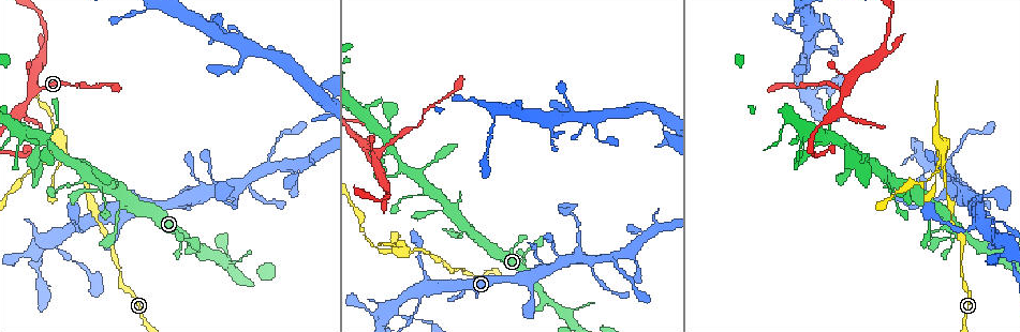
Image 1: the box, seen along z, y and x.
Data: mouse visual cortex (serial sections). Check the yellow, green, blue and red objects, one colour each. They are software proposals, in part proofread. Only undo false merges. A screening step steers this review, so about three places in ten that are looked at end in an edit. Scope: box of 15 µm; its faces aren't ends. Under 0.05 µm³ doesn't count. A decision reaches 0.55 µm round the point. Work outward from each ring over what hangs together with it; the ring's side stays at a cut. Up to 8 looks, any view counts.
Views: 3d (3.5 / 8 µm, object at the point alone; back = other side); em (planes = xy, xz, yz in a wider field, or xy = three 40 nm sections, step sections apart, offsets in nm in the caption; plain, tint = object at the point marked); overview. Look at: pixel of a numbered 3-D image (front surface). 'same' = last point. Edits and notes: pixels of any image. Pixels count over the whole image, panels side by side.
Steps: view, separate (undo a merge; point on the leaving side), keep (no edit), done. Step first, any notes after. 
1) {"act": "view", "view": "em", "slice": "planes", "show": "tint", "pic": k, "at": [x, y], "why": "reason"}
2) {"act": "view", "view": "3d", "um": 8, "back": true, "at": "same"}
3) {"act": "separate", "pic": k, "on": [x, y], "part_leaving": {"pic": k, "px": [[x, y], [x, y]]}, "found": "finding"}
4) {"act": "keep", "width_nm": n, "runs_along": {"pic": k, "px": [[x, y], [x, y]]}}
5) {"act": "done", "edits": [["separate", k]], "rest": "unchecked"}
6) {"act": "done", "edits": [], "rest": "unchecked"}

{"act": "view", "view": "3d", "um": 3.5, "back": true, "pic": 1, "at": [233, 192], "why": "thin arm on a thick one"}

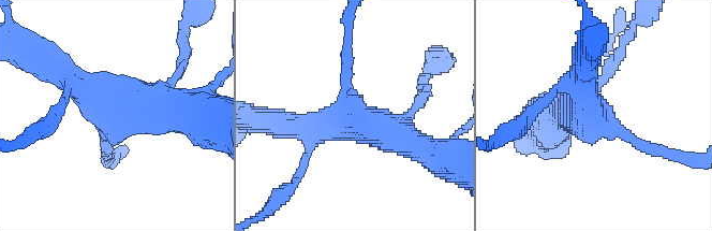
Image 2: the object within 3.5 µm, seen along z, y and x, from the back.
{"act": "view", "view": "em", "slice": "xy", "step": 5, "show": "tint", "pic": 2, "at": [109, 121], "arms": 4, "arm_widths_nm": [200, 200, 400, 450], "why": "need the tissue"}

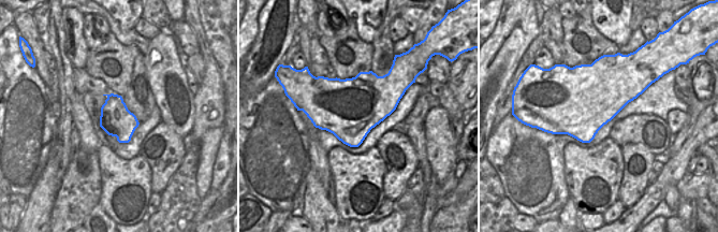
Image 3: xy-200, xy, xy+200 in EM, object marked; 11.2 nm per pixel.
{"act": "keep", "found": "continuous, no second cell"}

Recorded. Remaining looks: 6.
{"act": "view", "view": "3d", "um": 3.5, "pic": 1, "at": [34, 92]}

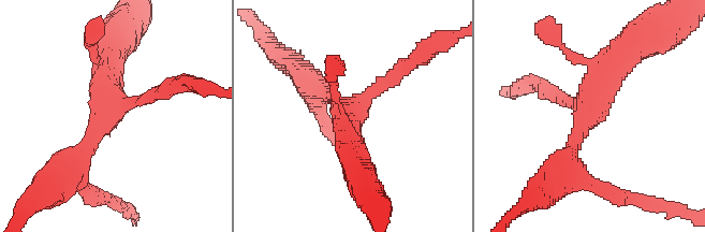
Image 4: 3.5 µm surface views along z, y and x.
{"act": "view", "view": "em", "slice": "xy", "step": 3, "show": "tint", "pic": 4, "at": [116, 108]}

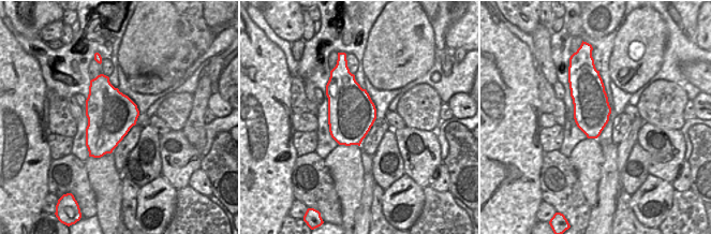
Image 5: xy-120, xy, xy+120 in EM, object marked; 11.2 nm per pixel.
{"act": "view", "view": "em", "slice": "xy", "step": 5, "show": "tint", "at": "same", "why": "cut it another way"}

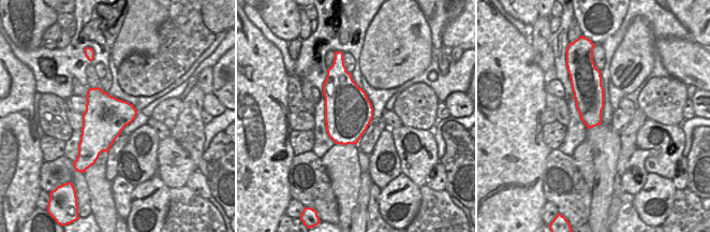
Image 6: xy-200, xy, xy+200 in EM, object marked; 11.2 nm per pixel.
{"act": "keep", "width_nm": 550, "runs_along": {"pic": 4, "px": [[408, 64], [349, 117], [352, 149]]}, "found": "one cell here"}

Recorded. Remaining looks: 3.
{"act": "view", "view": "3d", "um": 3.5, "pic": 1, "at": [59, 146], "why": "abrupt turn"}

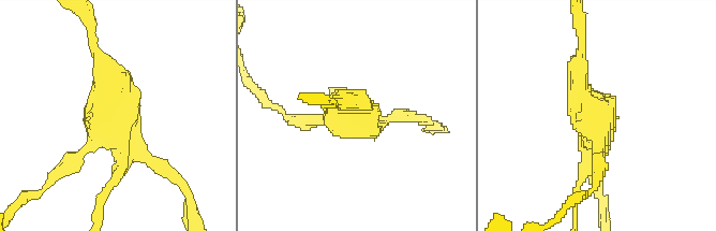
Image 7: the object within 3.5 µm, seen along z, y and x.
{"act": "view", "view": "em", "slice": "xy", "step": 3, "show": "tint", "pic": 7, "at": [117, 133], "arms": 4, "arm_widths_nm": [150, 150, 200, 350]}

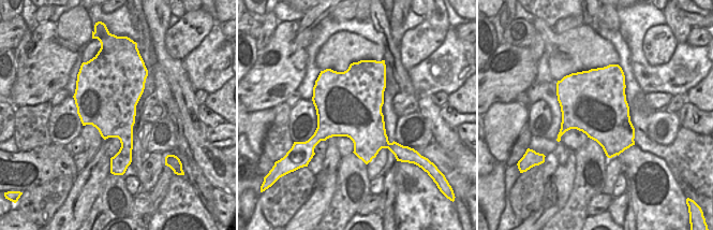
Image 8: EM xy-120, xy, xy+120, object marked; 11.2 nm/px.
{"act": "keep", "found": "one cell here"}

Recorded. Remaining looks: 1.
{"act": "done", "edits": [], "rest": "unchecked"}

